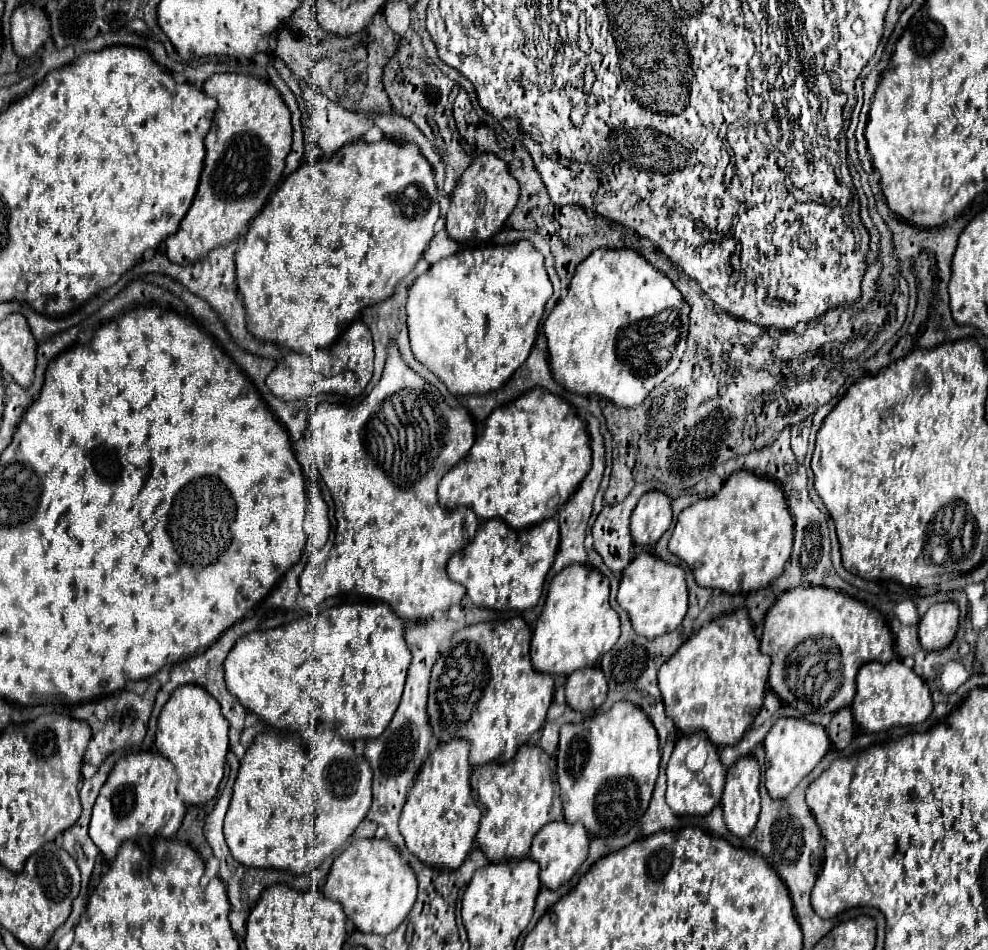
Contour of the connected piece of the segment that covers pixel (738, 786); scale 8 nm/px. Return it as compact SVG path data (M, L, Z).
M754 756L740 758L726 776L726 788L722 796L724 822L728 830L740 838L746 838L760 814L760 766Z

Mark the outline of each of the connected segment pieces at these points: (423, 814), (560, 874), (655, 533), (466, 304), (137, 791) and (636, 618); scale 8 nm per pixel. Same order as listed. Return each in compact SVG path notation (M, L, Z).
M454 740L430 752L404 804L400 832L406 840L406 848L428 866L458 868L474 846L480 808L470 790L472 768L468 764L468 750L470 746L466 740Z
M556 820L546 824L532 840L532 850L530 850L530 858L534 858L540 864L540 878L542 878L542 886L548 890L556 890L562 884L566 884L582 866L582 862L588 856L588 844L590 838L586 834L586 828L576 822L576 824L568 824L564 820Z
M650 490L646 492L638 506L632 512L630 520L630 534L634 544L656 544L662 534L670 528L672 522L672 508L670 498L664 492Z
M530 240L514 244L486 246L476 250L460 250L450 258L442 258L420 274L408 290L408 334L414 358L426 366L448 388L450 394L488 394L502 388L532 352L544 304L552 296L552 284L544 268L544 256Z
M130 752L116 762L96 798L90 820L90 838L108 862L116 858L118 848L126 840L134 840L144 846L156 836L170 838L180 828L186 806L176 794L176 782L178 774L172 762L162 754Z
M638 554L622 572L620 590L616 596L618 604L628 612L634 632L646 638L656 638L676 630L688 610L688 588L684 570L680 566L666 564L654 554Z

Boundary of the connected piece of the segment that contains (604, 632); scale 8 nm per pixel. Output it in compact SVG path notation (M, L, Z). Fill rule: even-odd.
M566 566L550 582L544 610L532 634L534 670L568 676L582 666L594 666L620 638L618 614L608 602L608 578L592 566Z

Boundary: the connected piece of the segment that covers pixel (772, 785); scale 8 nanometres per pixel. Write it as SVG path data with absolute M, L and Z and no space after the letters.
M780 718L766 734L764 738L764 750L766 750L766 788L768 794L774 800L786 798L800 780L812 772L812 768L824 758L824 754L830 748L830 738L820 724L810 724L800 718Z

